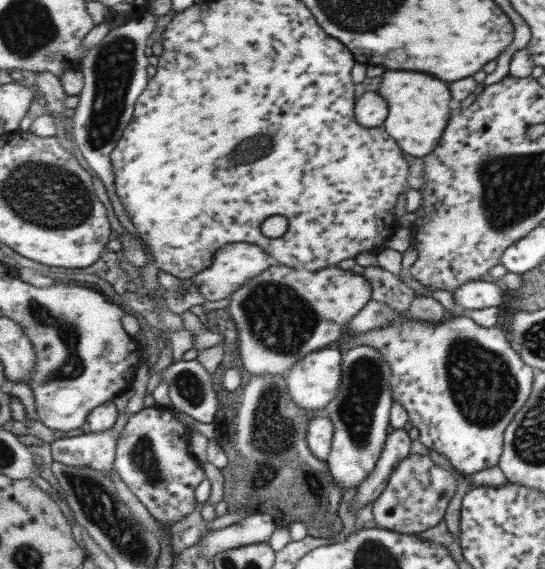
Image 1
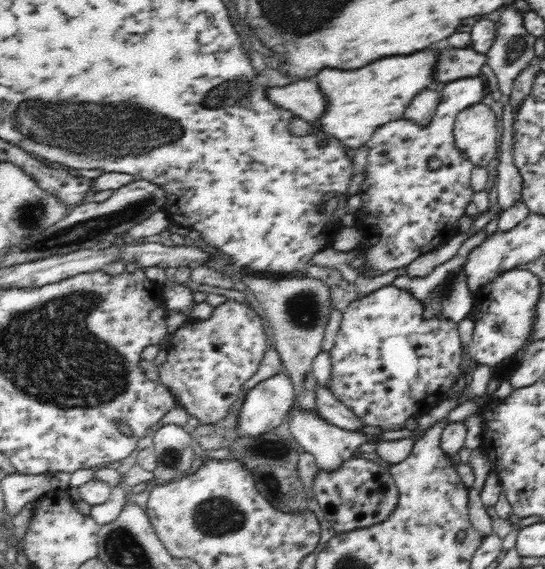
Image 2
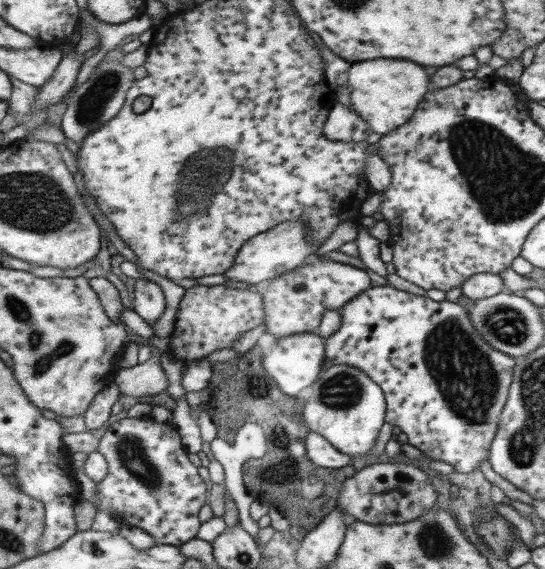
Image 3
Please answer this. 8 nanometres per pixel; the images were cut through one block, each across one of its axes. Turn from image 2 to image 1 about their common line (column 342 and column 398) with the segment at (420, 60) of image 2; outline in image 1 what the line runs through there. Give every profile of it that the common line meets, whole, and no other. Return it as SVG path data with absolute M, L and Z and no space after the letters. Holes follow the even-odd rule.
M387 70L381 74L381 84L376 92L387 103L387 114L381 126L402 152L413 157L424 157L431 152L443 132L453 105L445 82L427 74Z

